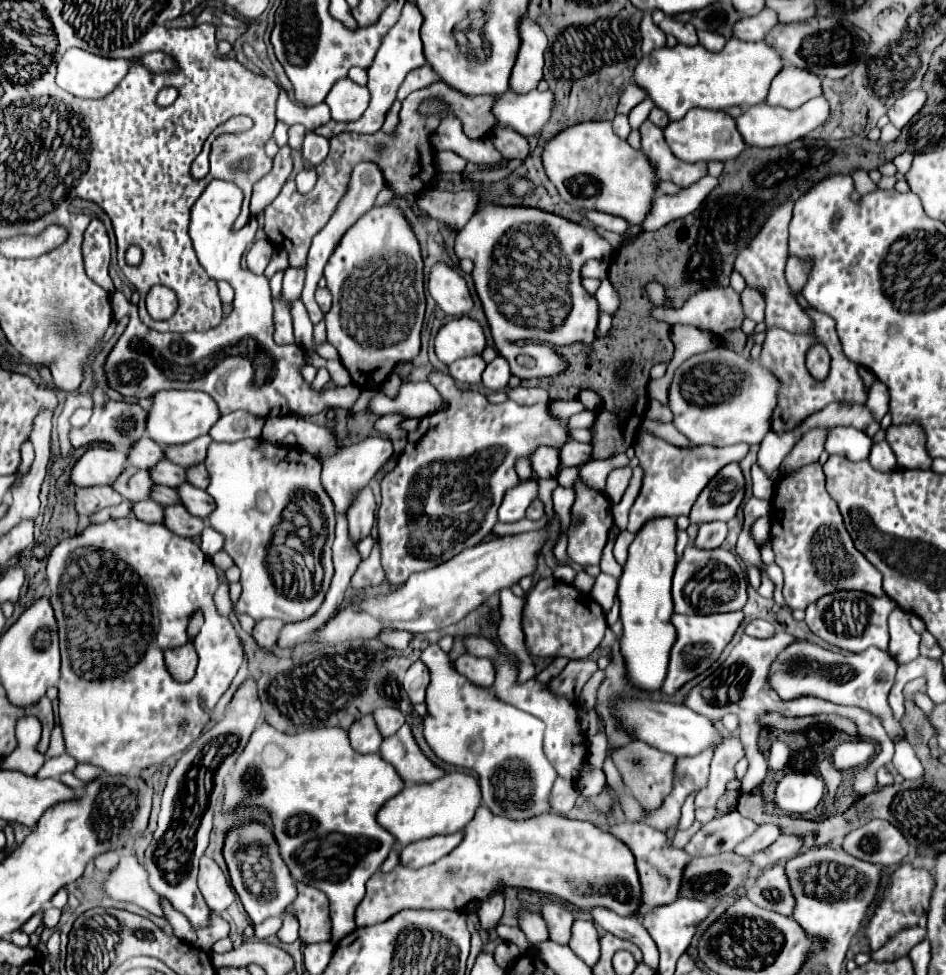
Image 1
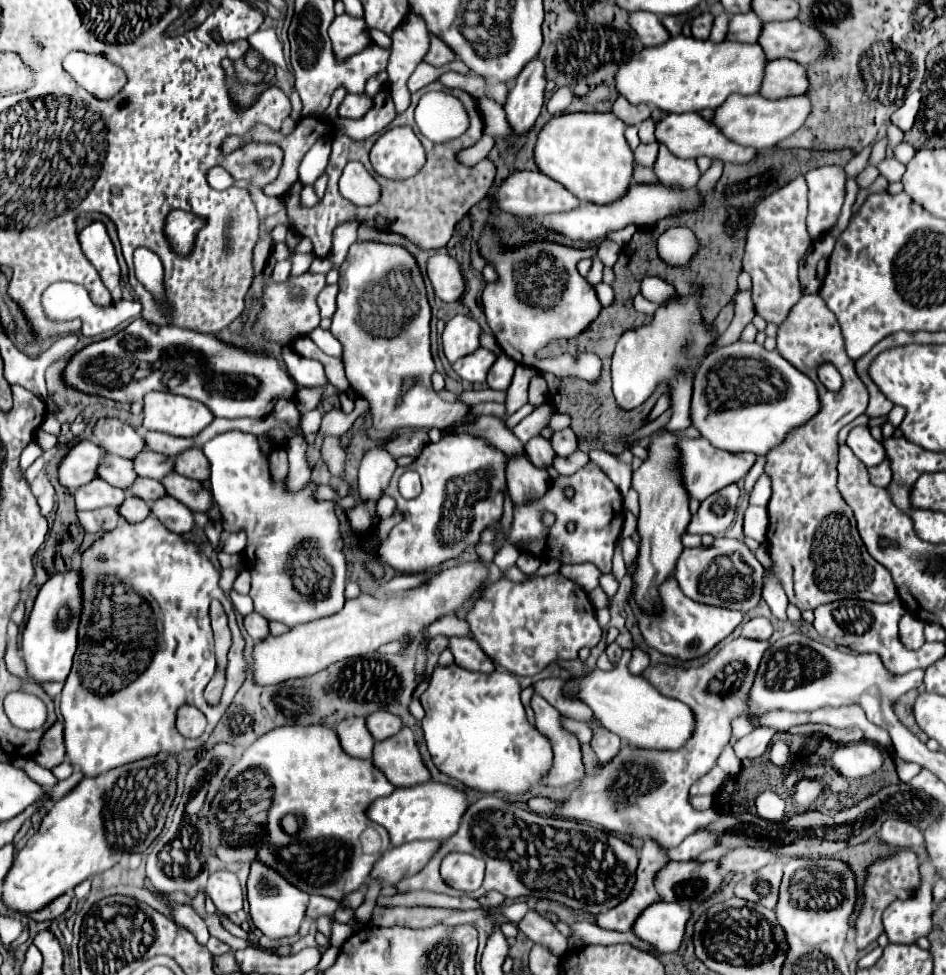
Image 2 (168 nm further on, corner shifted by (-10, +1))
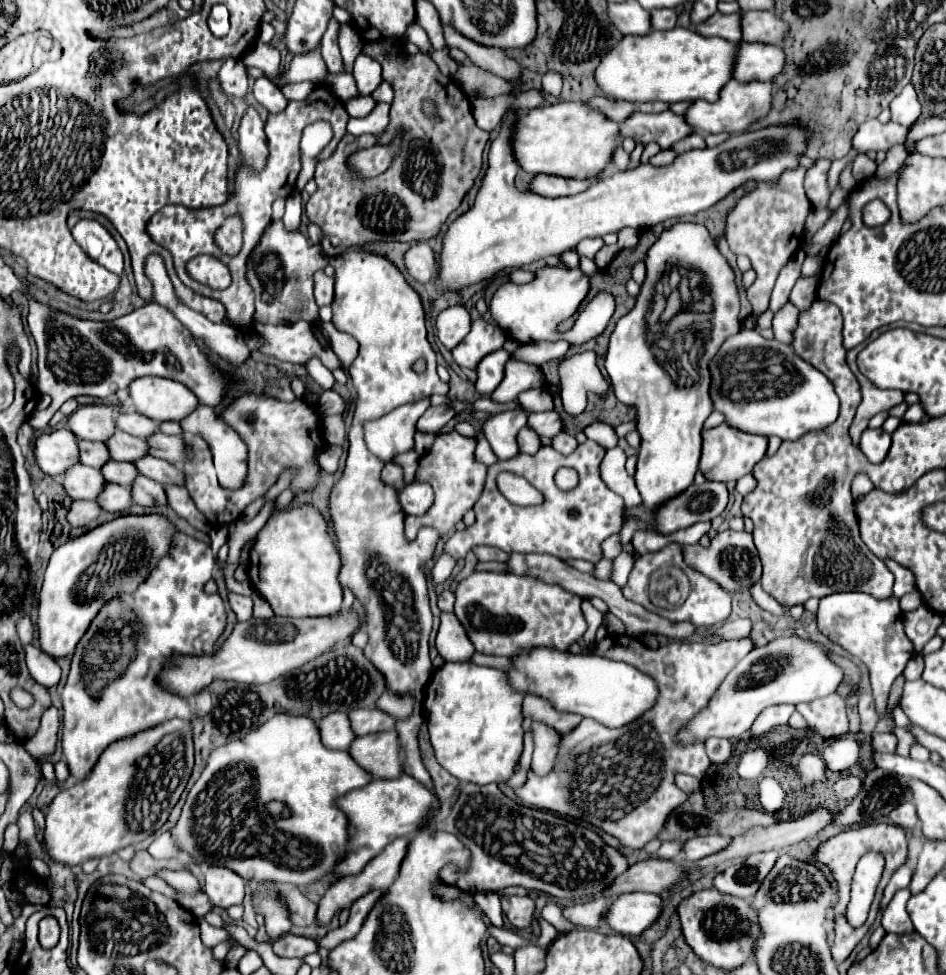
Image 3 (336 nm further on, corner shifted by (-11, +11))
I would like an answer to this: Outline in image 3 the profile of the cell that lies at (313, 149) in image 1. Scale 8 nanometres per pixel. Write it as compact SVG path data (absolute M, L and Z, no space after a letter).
M316 122L316 124L310 124L304 134L302 134L302 170L298 174L298 182L296 186L302 190L304 184L308 180L314 178L314 170L316 170L316 164L318 164L318 154L322 152L322 148L328 144L332 136L332 130L326 122Z

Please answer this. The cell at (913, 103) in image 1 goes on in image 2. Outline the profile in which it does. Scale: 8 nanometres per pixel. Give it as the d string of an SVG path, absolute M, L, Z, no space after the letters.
M917 90L917 92L909 94L909 96L905 98L905 102L893 112L891 122L893 122L895 126L899 126L903 132L907 132L907 130L913 126L913 122L915 122L915 116L917 116L917 112L919 112L919 106L921 106L921 92Z

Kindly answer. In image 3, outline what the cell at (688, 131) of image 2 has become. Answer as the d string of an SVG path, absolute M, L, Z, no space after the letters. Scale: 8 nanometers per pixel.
M666 110L660 114L636 112L620 124L620 134L624 138L630 136L642 144L648 144L652 140L662 148L670 148L672 144L676 144L684 136L690 136L692 132L694 128L686 124L684 116L678 116L672 110Z

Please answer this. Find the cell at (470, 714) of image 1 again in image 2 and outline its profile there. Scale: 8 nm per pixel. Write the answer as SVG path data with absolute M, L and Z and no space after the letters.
M455 664L447 668L437 666L435 672L431 674L429 688L419 698L425 710L423 732L433 764L449 778L479 792L521 794L537 786L537 778L543 776L551 766L551 746L543 738L543 734L539 734L539 730L535 730L527 722L519 694L521 686L517 678L509 672L493 670L489 674L481 674L481 672L463 670Z

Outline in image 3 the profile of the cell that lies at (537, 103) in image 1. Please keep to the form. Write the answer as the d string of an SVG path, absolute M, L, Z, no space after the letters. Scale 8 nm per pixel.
M418 24L408 26L408 32L406 32L404 36L406 36L406 40L408 40L408 42L416 44L416 46L418 46L418 50L420 50L422 54L426 54L426 56L432 56L432 54L434 54L432 42L430 42L430 38L428 38L428 34L424 32L424 28L422 28L422 26L418 26Z

